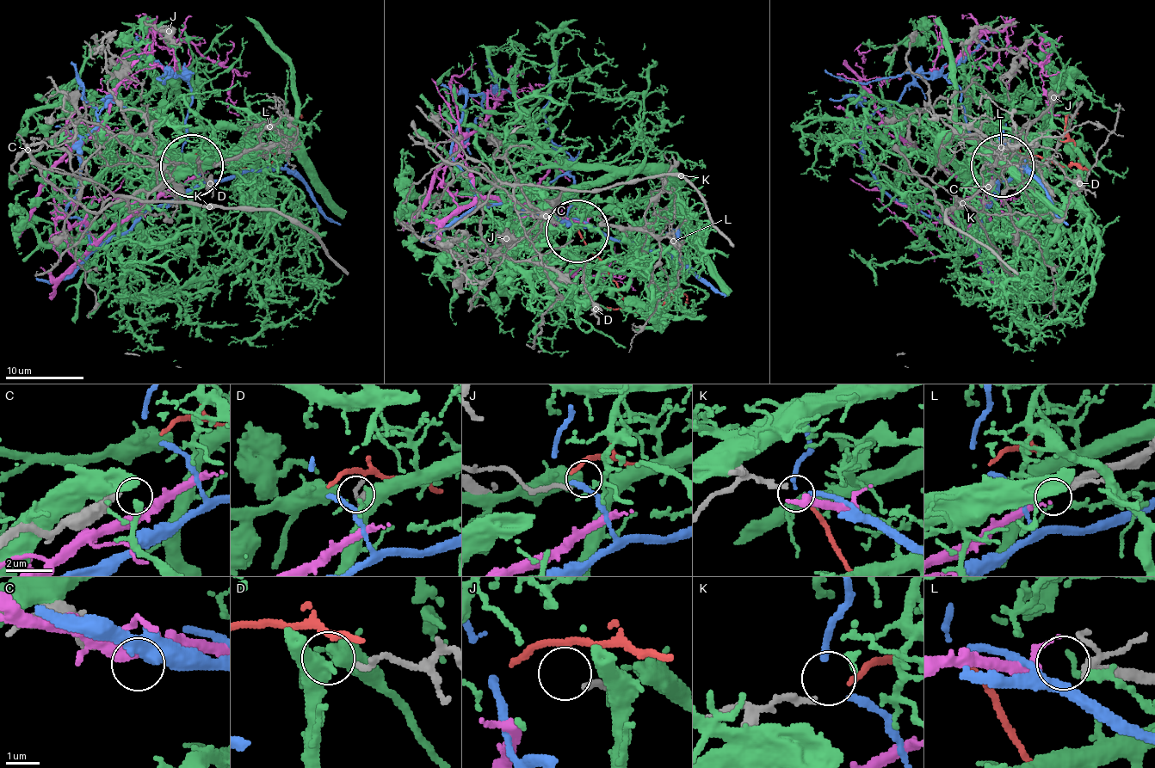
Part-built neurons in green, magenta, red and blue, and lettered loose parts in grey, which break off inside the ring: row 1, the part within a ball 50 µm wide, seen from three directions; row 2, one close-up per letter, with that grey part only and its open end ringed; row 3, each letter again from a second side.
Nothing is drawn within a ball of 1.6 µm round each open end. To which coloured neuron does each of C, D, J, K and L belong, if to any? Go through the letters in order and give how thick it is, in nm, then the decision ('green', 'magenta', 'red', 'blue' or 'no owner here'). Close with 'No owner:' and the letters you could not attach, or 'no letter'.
C: 280 nm thick; no owner here
D: 160 nm thick; green
J: 170 nm thick; no owner here
K: 180 nm thick; red
L: 240 nm thick; magenta
No owner: C, J

